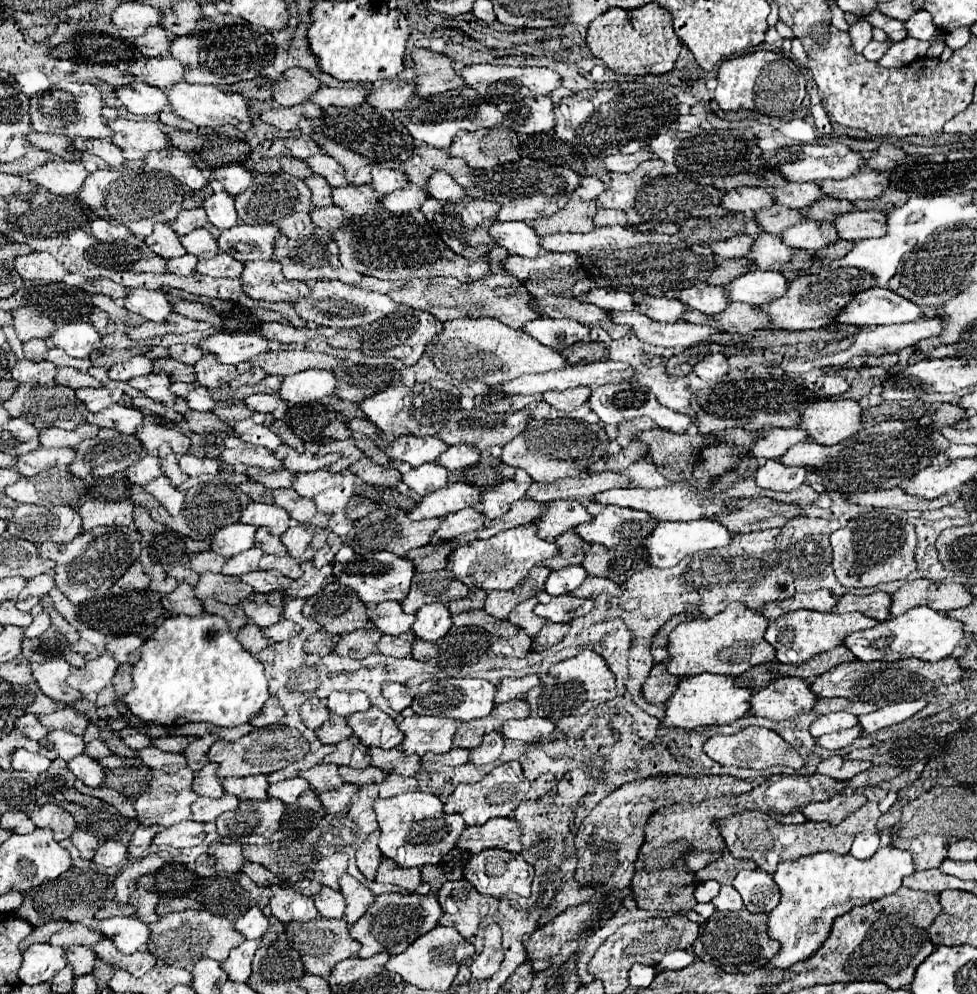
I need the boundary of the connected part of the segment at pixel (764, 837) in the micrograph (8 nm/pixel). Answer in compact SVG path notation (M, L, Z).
M876 802L864 804L860 810L850 814L838 826L830 826L828 822L804 822L804 824L796 824L796 826L786 826L786 824L776 822L768 814L746 810L742 814L728 816L726 820L722 820L722 836L724 836L728 852L732 856L744 858L744 860L754 860L760 870L774 874L776 866L782 860L798 860L800 856L816 854L816 852L848 854L856 834L876 832L878 818L880 818L880 810L878 810Z

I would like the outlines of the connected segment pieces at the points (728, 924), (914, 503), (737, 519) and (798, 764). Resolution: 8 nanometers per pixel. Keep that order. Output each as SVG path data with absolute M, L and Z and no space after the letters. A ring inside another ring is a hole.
M746 908L738 912L714 912L700 928L700 934L694 942L694 954L702 962L710 962L724 972L732 974L750 974L756 970L756 964L764 966L774 958L774 954L780 952L780 944L772 940L766 932L768 914L752 914Z
M902 488L878 490L878 492L856 492L852 494L852 502L860 506L878 506L878 508L900 508L900 510L936 510L960 500L960 494L950 492L938 496L934 500L922 500L918 496L910 496L902 492Z
M752 498L728 504L736 506L736 512L730 516L718 516L716 520L722 520L722 524L726 524L726 528L734 534L778 528L784 526L790 518L796 518L804 512L798 504L784 504L772 498Z
M750 726L750 728L744 728L736 734L730 734L730 736L714 734L704 742L704 752L712 760L716 760L718 764L752 768L752 770L764 770L764 768L770 768L770 766L788 766L788 768L800 770L806 764L804 758L798 754L798 750L792 748L782 736L778 736L774 730L760 728L760 726Z

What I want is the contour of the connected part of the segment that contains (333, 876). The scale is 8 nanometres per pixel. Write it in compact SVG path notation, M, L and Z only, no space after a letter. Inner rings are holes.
M338 852L338 854L332 854L328 858L318 860L314 866L314 874L316 874L316 880L320 884L330 886L332 890L340 890L338 878L346 872L346 868L348 868L348 854Z

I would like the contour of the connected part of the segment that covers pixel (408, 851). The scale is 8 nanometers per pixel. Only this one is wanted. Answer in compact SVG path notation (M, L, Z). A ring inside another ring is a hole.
M406 792L398 794L394 798L376 800L374 810L378 816L378 824L382 830L378 848L386 858L392 858L402 868L414 868L414 866L426 866L426 864L438 864L444 854L448 854L456 842L458 836L462 836L466 822L458 814L446 814L444 802L428 792Z

